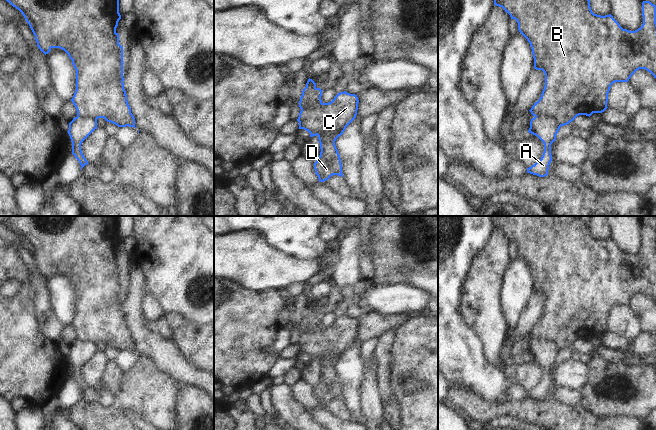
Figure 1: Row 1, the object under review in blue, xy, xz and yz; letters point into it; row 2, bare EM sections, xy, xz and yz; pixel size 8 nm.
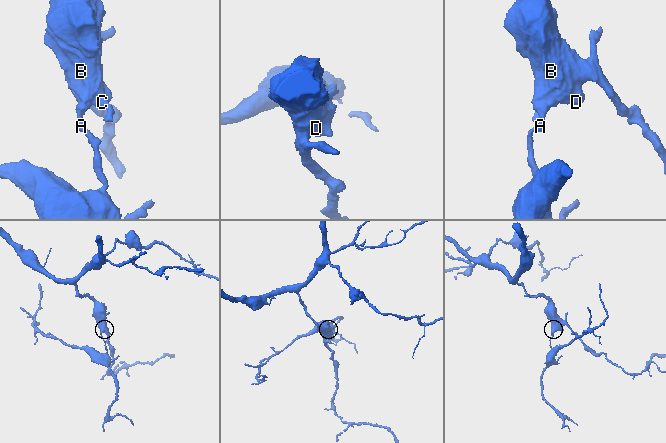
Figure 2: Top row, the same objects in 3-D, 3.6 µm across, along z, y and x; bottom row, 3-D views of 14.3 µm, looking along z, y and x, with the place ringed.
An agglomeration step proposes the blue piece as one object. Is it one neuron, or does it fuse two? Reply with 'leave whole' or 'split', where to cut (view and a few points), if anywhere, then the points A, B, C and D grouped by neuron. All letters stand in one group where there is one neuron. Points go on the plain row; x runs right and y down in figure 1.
split | yz (535, 340), (553, 341), (561, 349) | A / B C D

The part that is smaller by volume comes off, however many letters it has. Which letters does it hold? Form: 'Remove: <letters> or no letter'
Remove: A

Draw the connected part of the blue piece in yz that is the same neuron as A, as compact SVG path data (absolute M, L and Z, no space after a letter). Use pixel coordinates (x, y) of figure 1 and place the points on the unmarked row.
M534 341L530 345L529 357L537 360L544 368L544 376L540 384L527 392L527 397L545 401L548 399L549 389L552 385L551 368L556 364L556 359L561 349L555 342Z

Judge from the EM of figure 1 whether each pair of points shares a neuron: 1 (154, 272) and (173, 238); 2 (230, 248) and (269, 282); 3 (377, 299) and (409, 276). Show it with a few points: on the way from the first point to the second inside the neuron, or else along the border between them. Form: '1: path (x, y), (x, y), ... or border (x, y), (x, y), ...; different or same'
1: path (162, 264), (173, 253), (173, 246); same
2: path (240, 257), (244, 257), (259, 272); same
3: border (402, 283), (424, 291); different

